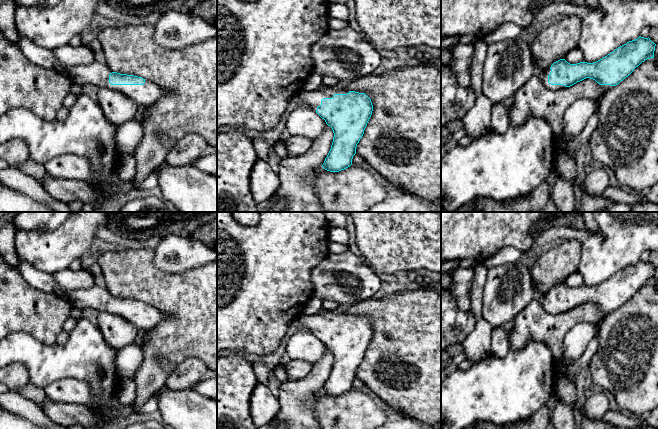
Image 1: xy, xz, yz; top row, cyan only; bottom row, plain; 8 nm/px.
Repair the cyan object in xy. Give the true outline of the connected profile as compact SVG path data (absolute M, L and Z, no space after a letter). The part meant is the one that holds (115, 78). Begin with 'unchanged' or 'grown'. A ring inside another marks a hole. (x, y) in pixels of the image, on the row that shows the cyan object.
grown; M18 35L18 47L27 59L40 67L53 68L77 84L93 84L122 92L138 106L148 107L169 93L152 81L142 77L113 72L106 63L95 60L89 65L67 67L55 57L53 50L36 45Z

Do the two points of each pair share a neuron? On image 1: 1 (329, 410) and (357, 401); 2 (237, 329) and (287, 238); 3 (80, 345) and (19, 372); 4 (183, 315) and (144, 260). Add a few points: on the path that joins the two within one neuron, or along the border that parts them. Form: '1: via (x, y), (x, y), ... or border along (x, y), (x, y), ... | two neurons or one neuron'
1: via (336, 410), (348, 410), (350, 408) | one neuron
2: via (237, 306), (238, 295), (272, 261) | one neuron
3: border along (10, 363), (21, 363), (27, 369), (29, 381) | two neurons
4: via (173, 301), (146, 274) | one neuron

